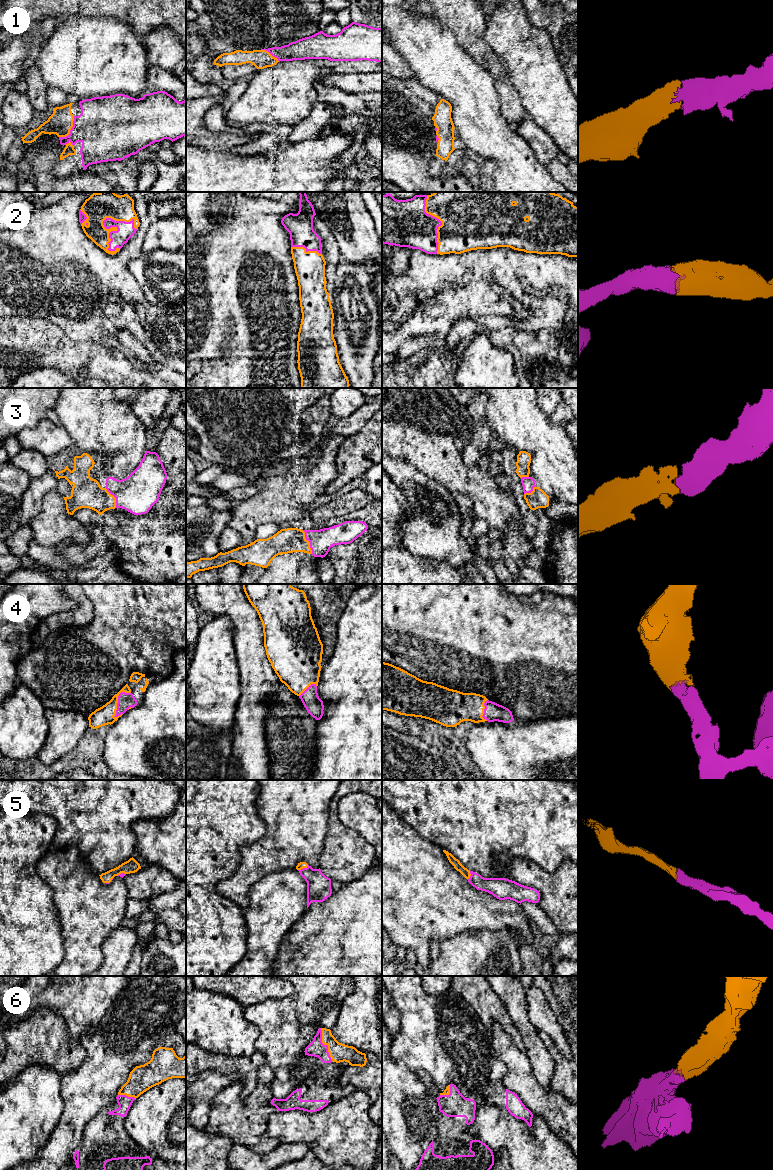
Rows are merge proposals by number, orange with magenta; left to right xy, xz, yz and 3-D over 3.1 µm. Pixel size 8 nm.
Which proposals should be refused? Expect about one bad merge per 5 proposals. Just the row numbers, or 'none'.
none

